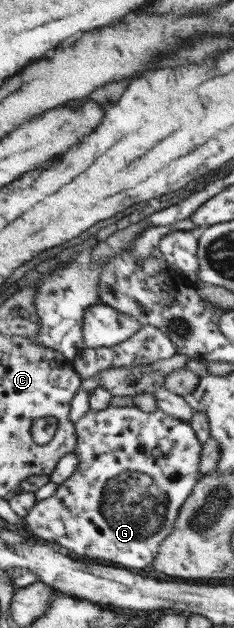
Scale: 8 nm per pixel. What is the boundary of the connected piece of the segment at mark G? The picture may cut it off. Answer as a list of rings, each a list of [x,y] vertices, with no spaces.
[[[109,406],[108,408],[105,408],[104,410],[89,410],[87,412],[86,416],[83,416],[79,422],[76,423],[76,432],[79,436],[79,439],[77,439],[77,447],[75,447],[75,454],[79,456],[79,467],[77,467],[77,471],[74,472],[74,474],[68,479],[65,480],[65,483],[58,486],[57,493],[55,495],[52,495],[51,497],[46,496],[42,500],[39,500],[38,503],[29,511],[29,514],[24,517],[25,521],[27,521],[27,527],[33,534],[38,536],[39,538],[42,538],[43,540],[47,540],[53,545],[55,545],[59,549],[66,549],[74,552],[75,554],[78,554],[79,557],[87,557],[87,558],[93,558],[93,560],[105,560],[105,562],[110,562],[111,565],[115,566],[121,566],[125,569],[129,568],[147,568],[147,566],[152,566],[155,558],[157,557],[157,554],[159,554],[159,546],[162,546],[162,542],[166,540],[167,536],[171,534],[174,530],[175,526],[175,520],[177,520],[180,511],[182,510],[182,506],[186,504],[187,498],[191,497],[191,494],[194,492],[195,488],[198,486],[198,483],[202,480],[202,472],[199,471],[199,468],[201,468],[201,456],[203,456],[203,446],[204,444],[201,443],[201,440],[197,438],[197,432],[193,430],[193,426],[189,422],[184,422],[183,420],[179,420],[177,418],[174,418],[174,416],[171,416],[169,414],[166,414],[165,412],[162,412],[160,409],[157,409],[155,412],[143,412],[143,410],[140,410],[136,407],[129,407],[129,408],[123,408],[119,406]]]

